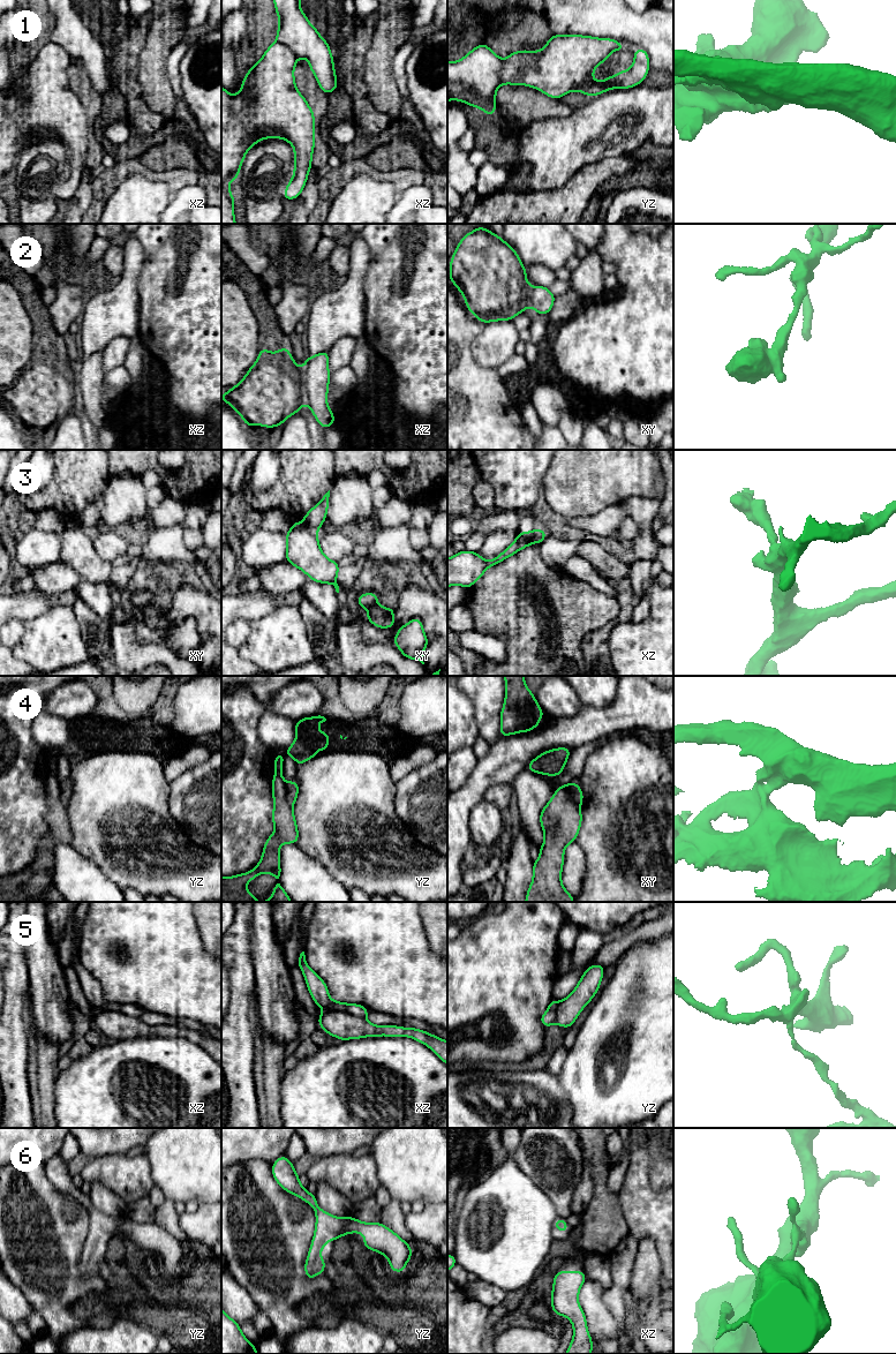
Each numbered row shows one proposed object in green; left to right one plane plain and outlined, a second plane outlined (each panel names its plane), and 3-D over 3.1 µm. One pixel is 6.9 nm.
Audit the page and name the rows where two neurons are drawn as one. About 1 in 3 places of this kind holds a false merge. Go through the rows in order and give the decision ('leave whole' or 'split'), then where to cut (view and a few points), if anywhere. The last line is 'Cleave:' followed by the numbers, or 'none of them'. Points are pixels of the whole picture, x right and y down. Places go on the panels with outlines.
1: split; cut yz (502, 60), (499, 84)
2: split; cut xz (301, 369), (301, 389), (305, 400)
3: split; cut xy (302, 524), (316, 532)
4: split; cut xy (570, 783), (570, 798), (579, 805)
5: split; cut xz (325, 1009), (344, 1010), (364, 1018)
6: leave whole; cut none
Cleave: 1, 2, 3, 4, 5

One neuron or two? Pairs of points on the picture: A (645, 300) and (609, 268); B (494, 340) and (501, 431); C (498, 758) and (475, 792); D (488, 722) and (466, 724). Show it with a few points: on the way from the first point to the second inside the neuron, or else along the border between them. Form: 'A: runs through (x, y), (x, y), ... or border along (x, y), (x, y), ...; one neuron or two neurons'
A: border along (605, 262), (611, 262), (616, 266), (615, 273); two neurons
B: border along (472, 353), (472, 356), (479, 365), (495, 369); two neurons
C: runs through (494, 766), (476, 784); one neuron
D: border along (468, 696), (480, 735); two neurons

